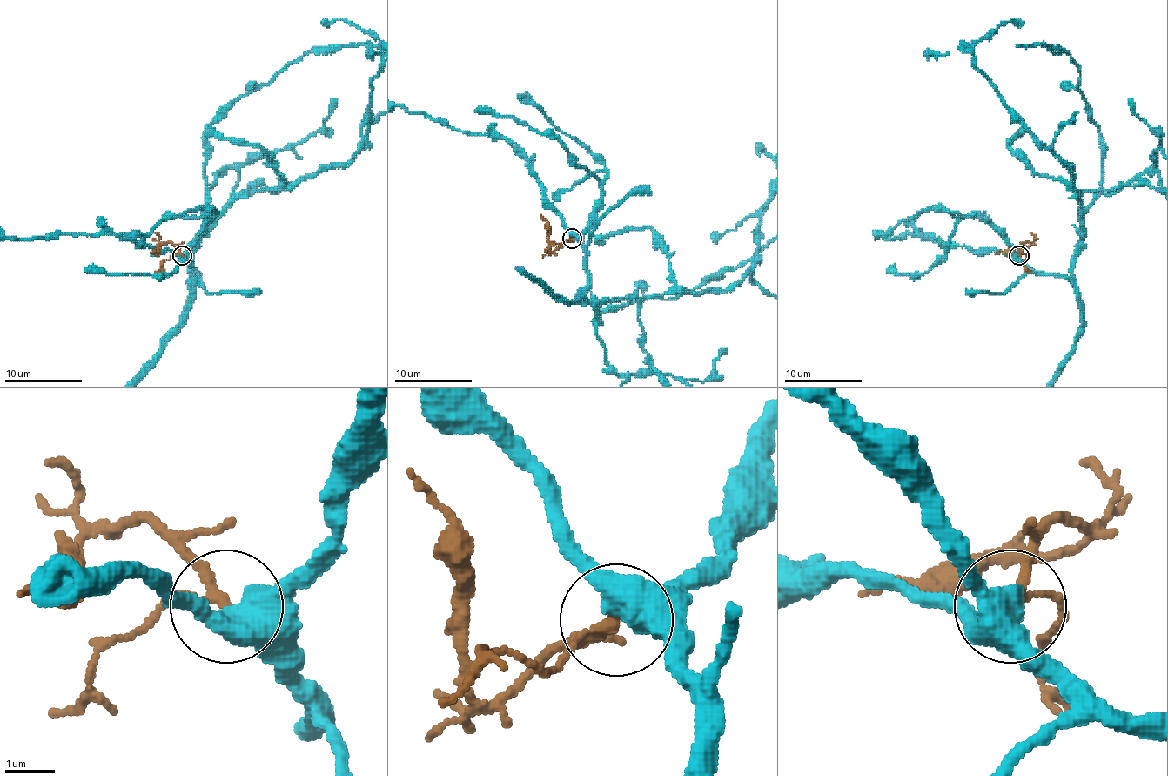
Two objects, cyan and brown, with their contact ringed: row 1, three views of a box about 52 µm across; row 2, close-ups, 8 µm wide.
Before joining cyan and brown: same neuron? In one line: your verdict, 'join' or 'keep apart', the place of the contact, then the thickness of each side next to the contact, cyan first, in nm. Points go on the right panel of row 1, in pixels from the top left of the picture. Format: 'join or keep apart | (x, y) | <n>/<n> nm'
keep apart | (1018, 255) | 550/170 nm

